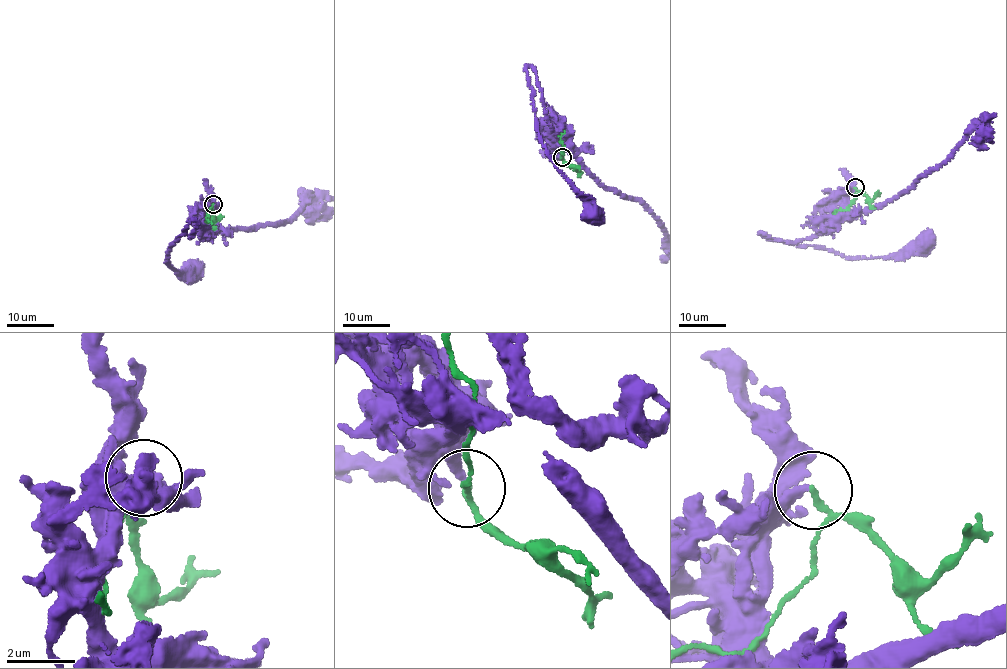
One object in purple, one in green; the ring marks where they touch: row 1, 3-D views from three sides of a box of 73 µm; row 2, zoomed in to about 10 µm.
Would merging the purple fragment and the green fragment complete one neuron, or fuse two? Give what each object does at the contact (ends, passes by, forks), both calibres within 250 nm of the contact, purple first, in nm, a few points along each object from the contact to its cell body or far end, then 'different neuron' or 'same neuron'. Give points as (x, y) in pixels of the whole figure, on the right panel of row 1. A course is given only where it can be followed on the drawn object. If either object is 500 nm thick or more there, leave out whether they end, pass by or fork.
purple ends there; green passes by; 280 nm thick on the purple side, 130 nm on the other; purple runs (855, 187), (821, 234), (793, 243), (762, 235), (856, 259), (897, 256), (909, 246), (927, 244); green runs (856, 187), (855, 200), (849, 207), (833, 213); different neuron

